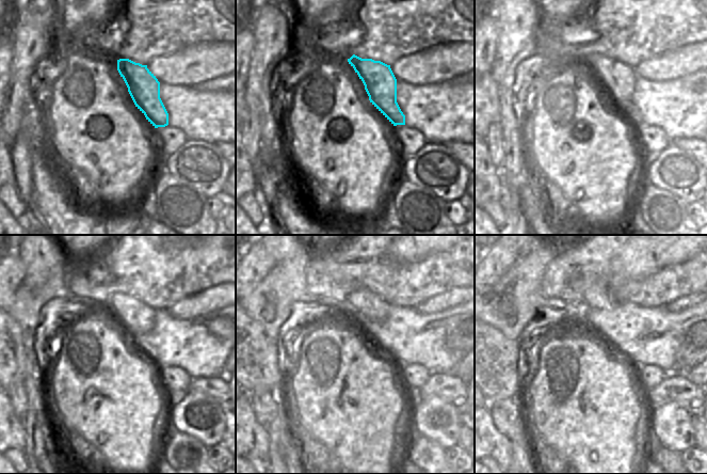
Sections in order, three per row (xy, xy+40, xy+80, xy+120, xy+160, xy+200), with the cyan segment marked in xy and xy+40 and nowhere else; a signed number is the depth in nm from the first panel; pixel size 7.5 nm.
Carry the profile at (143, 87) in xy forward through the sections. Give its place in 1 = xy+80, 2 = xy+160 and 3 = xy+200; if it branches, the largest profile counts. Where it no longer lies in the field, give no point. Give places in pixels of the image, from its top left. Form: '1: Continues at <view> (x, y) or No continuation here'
1: Continues at xy+80 (617, 79)
2: Continues at xy+160 (365, 302)
3: Continues at xy+200 (595, 294)

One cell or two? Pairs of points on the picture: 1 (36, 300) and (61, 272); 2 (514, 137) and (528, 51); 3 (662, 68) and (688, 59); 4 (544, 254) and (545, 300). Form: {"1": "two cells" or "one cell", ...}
{"1": "one cell", "2": "one cell", "3": "one cell", "4": "one cell"}

